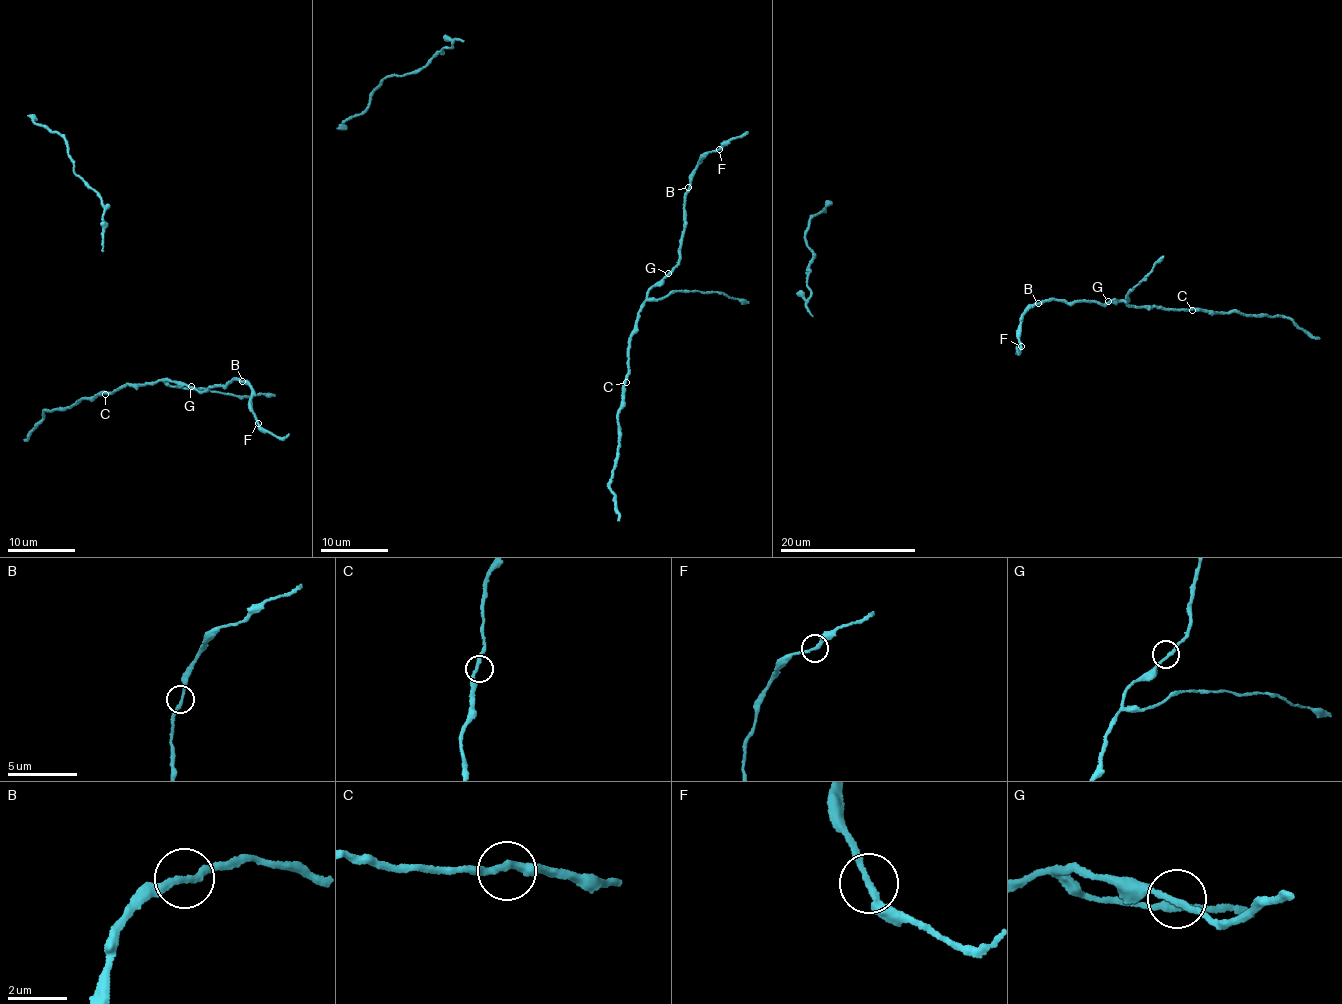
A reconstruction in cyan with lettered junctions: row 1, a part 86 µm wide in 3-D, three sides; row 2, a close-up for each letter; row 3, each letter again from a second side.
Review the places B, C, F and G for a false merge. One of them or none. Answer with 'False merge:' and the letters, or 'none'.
False merge: none

